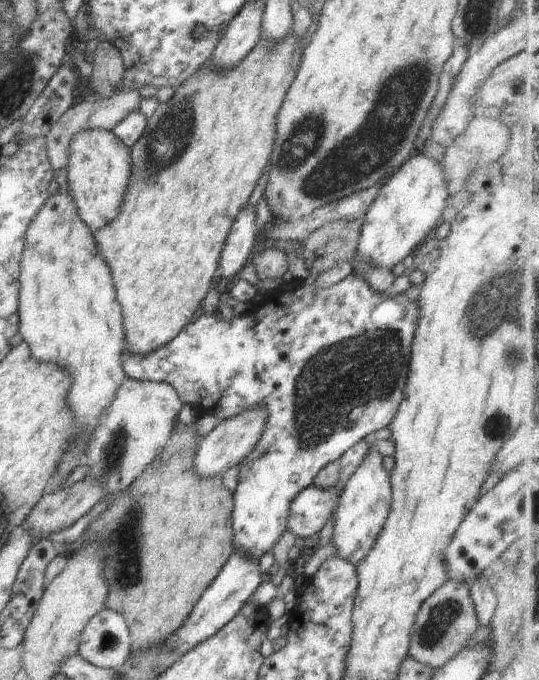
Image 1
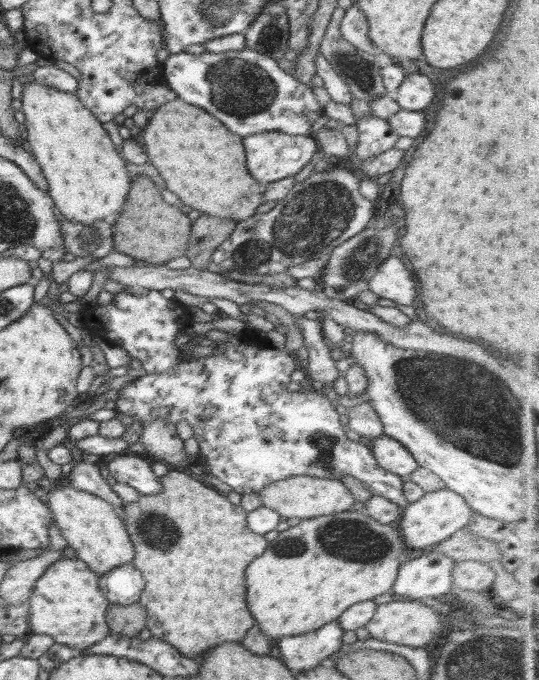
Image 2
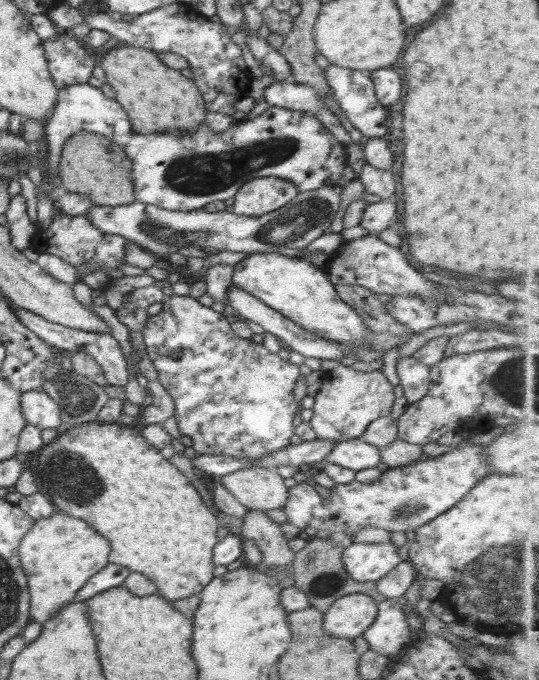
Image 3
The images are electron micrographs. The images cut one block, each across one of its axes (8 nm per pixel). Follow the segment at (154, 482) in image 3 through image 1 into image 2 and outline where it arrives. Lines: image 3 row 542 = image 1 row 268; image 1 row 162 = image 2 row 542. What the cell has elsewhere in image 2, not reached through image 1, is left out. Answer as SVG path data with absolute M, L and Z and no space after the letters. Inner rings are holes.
M173 467L159 481L159 493L139 493L137 502L125 503L120 508L114 505L113 509L122 519L135 551L131 564L142 573L145 581L138 603L146 609L146 627L151 630L151 636L169 642L182 655L199 661L220 643L240 643L244 632L254 626L254 618L246 606L244 570L254 558L264 554L269 543L263 535L248 529L246 511L240 505L232 504L227 495L216 488Z

